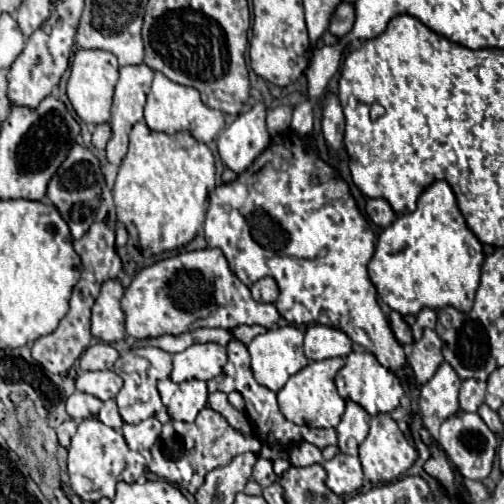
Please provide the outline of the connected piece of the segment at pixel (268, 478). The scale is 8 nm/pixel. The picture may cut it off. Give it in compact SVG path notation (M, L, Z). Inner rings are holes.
M259 457L253 467L253 481L257 481L261 487L267 487L277 481L277 475L273 473L273 463L269 459Z

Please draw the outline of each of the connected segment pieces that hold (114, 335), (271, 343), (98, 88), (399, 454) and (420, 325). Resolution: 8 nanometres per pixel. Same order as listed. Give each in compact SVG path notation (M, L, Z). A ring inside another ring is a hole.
M117 279L101 285L101 293L91 307L91 333L105 343L125 339L125 317L121 311L123 287Z
M293 325L267 329L265 333L257 335L247 345L247 349L251 355L251 371L253 371L255 381L269 387L271 391L279 391L291 375L295 375L297 371L301 371L307 365L307 357L303 353L303 333L299 329L295 329Z
M79 49L73 55L71 77L67 83L67 95L69 95L69 101L75 109L75 113L85 123L99 125L99 123L109 121L109 109L111 109L113 89L115 89L117 79L119 79L119 65L117 65L117 57L113 53L99 51L99 49Z
M379 413L371 419L371 429L369 435L365 437L365 441L359 445L359 461L363 467L363 475L367 481L371 481L373 485L379 483L389 483L395 481L401 473L405 473L417 459L417 449L415 445L411 445L401 429L397 427L397 423L387 415L387 413Z
M423 309L423 311L417 315L417 319L415 319L413 327L411 327L415 341L419 341L419 337L421 337L421 333L423 333L425 327L435 329L435 323L437 323L437 313L435 313L433 309Z

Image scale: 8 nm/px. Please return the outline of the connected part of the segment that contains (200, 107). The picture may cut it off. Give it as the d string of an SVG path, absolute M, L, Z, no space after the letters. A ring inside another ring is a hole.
M155 73L151 91L147 95L145 123L151 131L165 131L165 133L189 131L197 141L211 143L217 137L217 133L225 127L225 115L217 109L209 109L207 105L203 105L197 89L179 85L171 79L167 79L163 73Z

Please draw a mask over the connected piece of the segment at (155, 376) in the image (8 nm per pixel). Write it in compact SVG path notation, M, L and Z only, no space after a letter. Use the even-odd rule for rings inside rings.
M137 347L137 349L129 349L125 355L119 357L119 361L115 361L115 367L113 371L125 381L121 391L117 393L115 401L117 401L117 407L119 407L119 415L125 423L139 423L147 417L153 417L157 415L163 407L161 403L161 397L159 397L159 391L157 391L157 381L159 379L165 379L169 377L171 373L171 355L163 349L157 349L157 347Z

